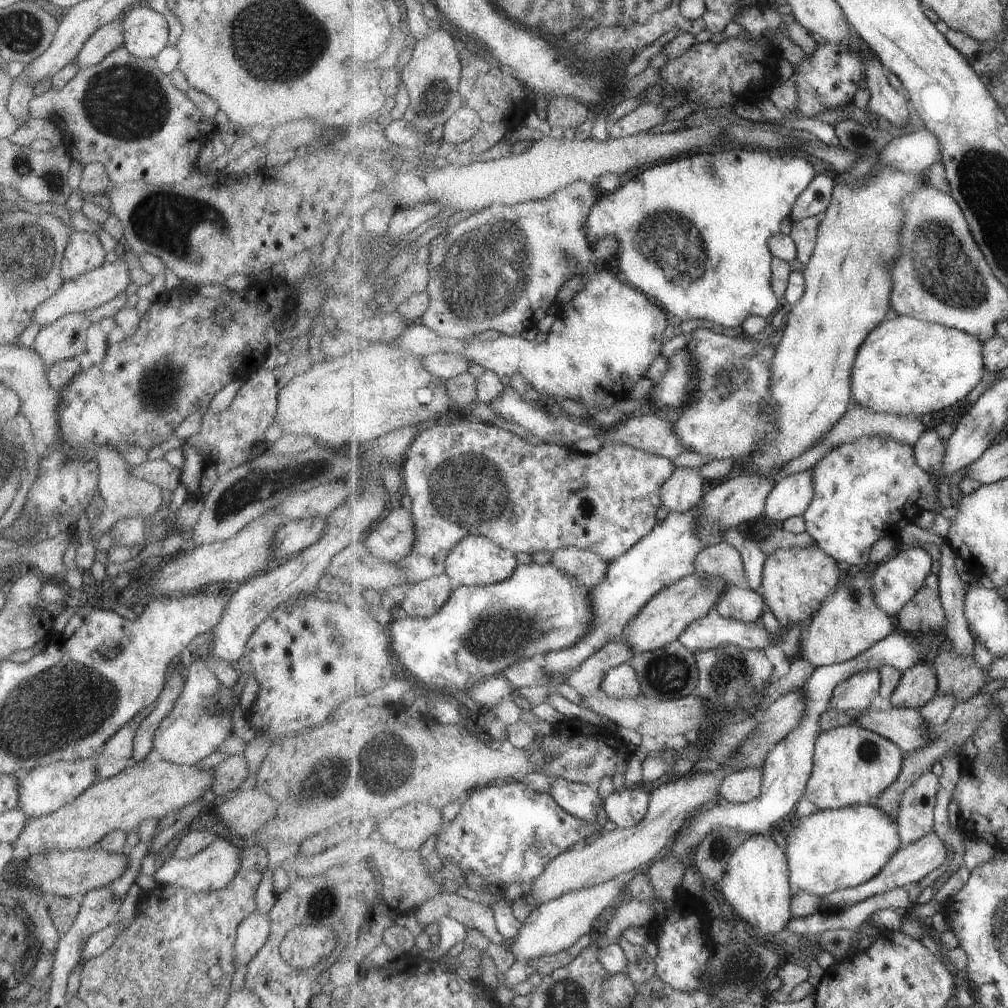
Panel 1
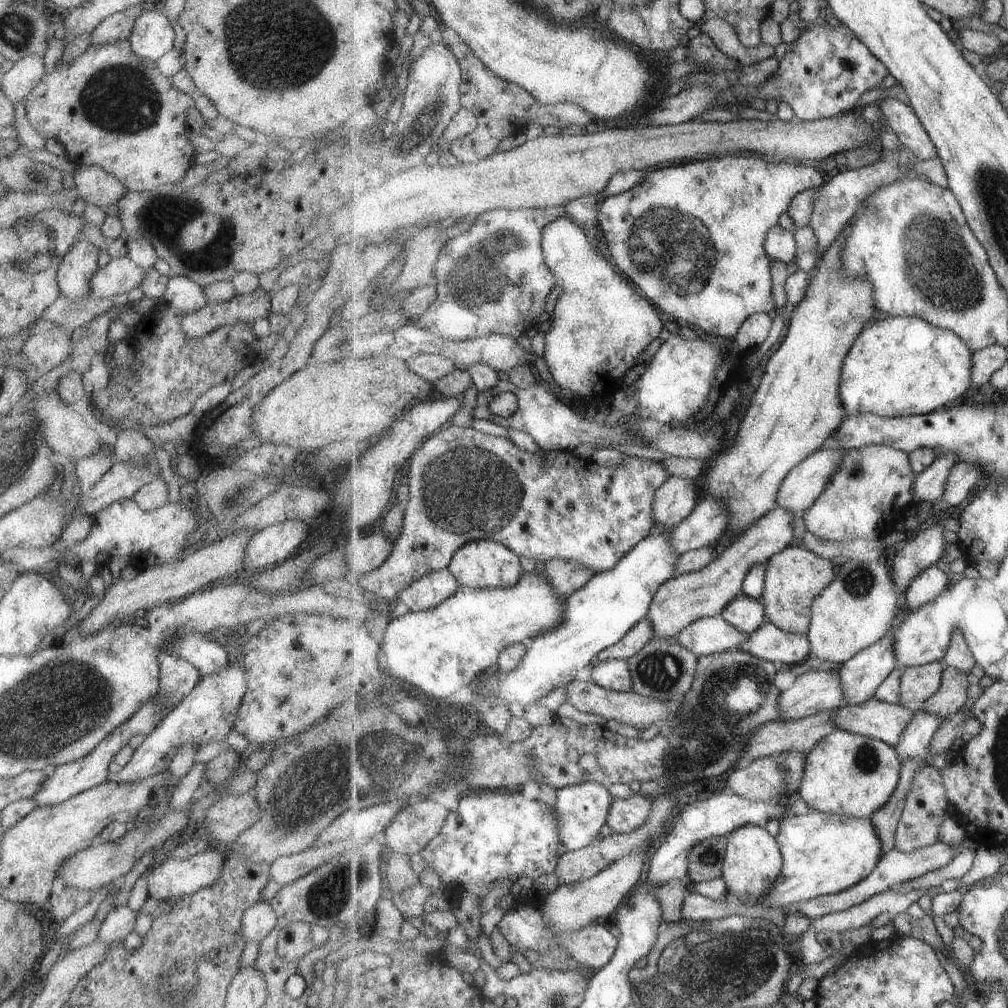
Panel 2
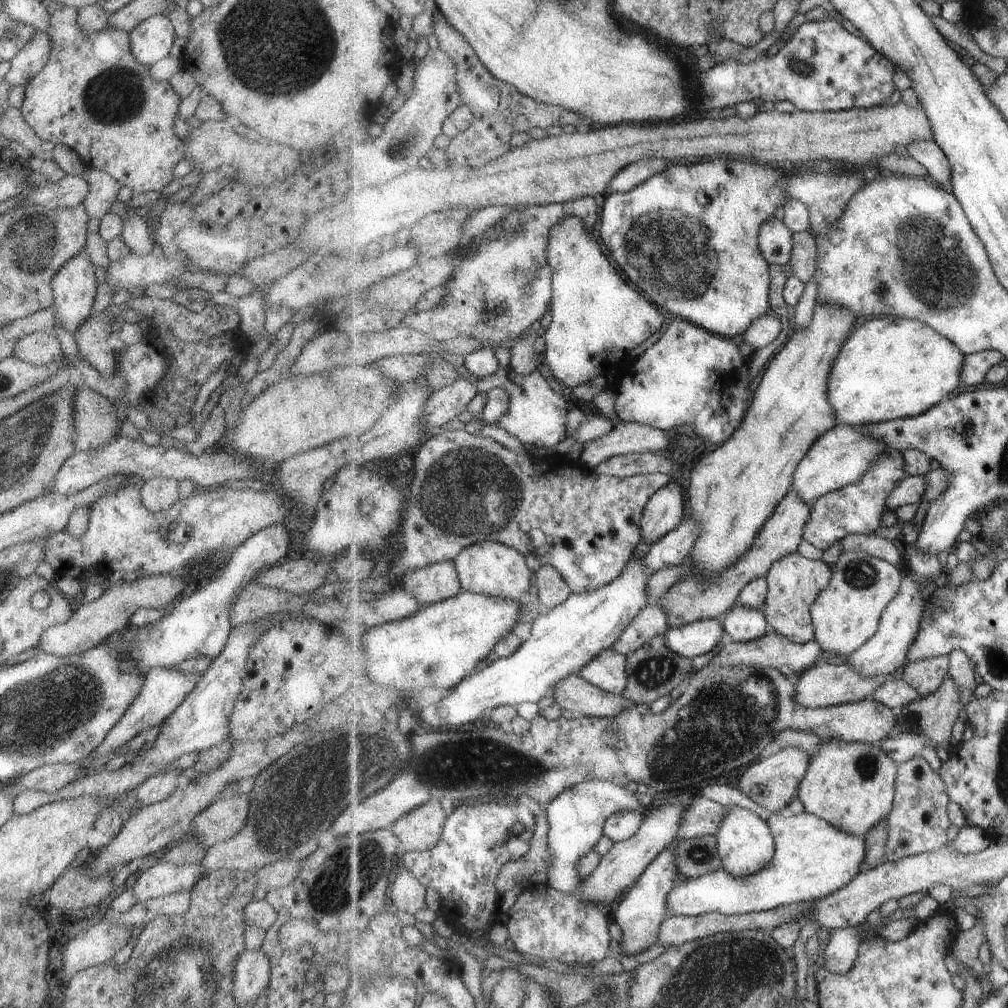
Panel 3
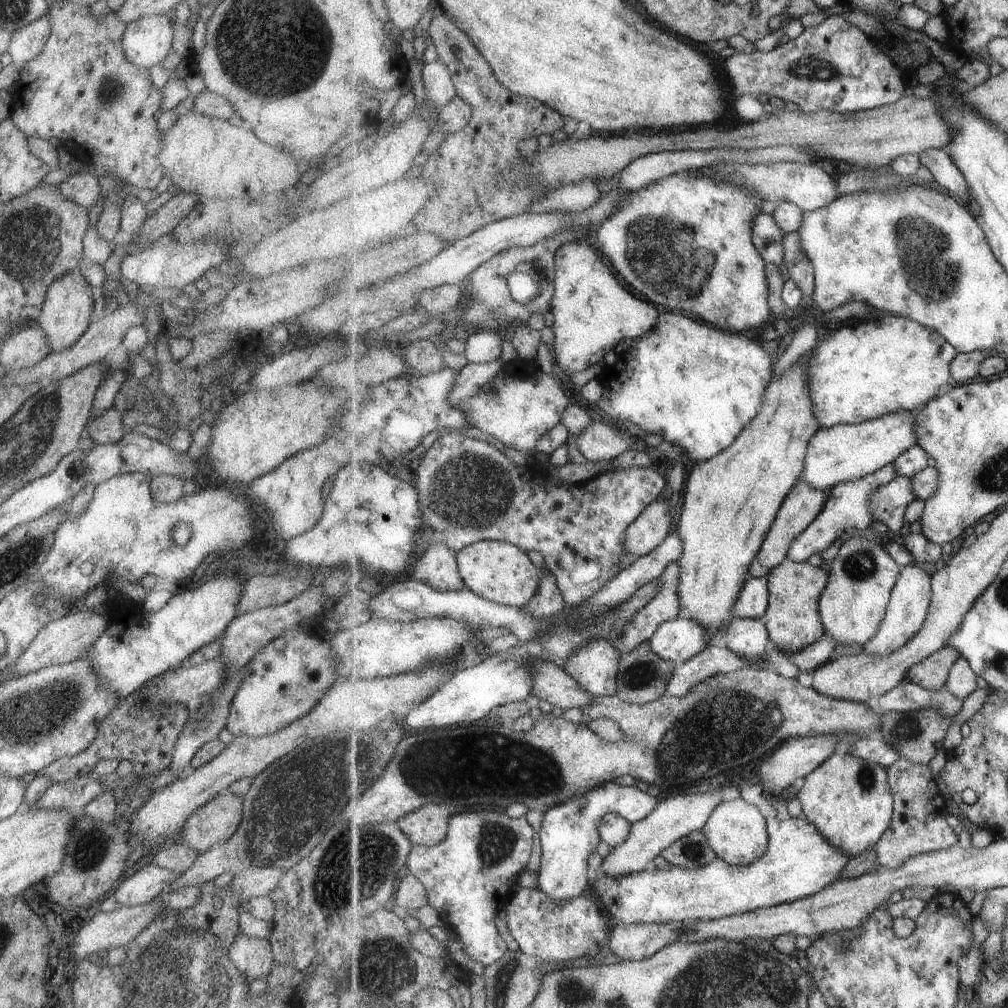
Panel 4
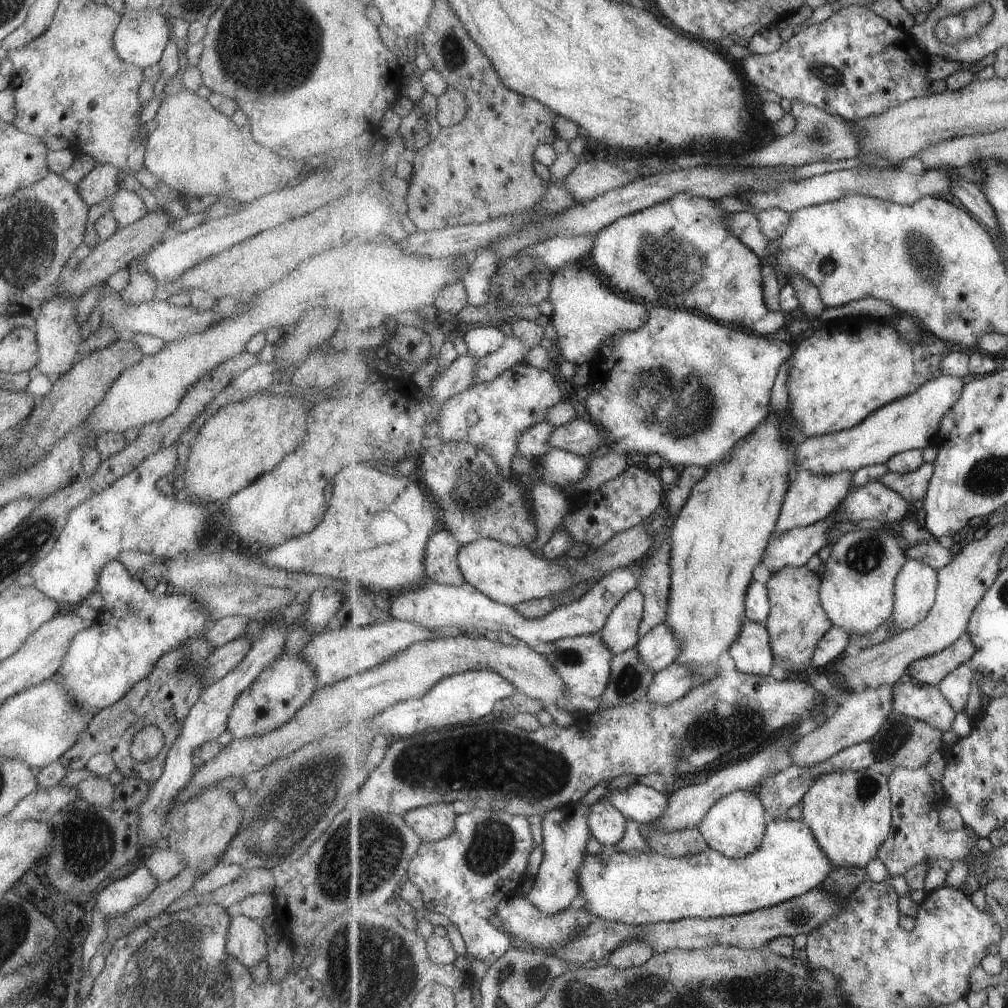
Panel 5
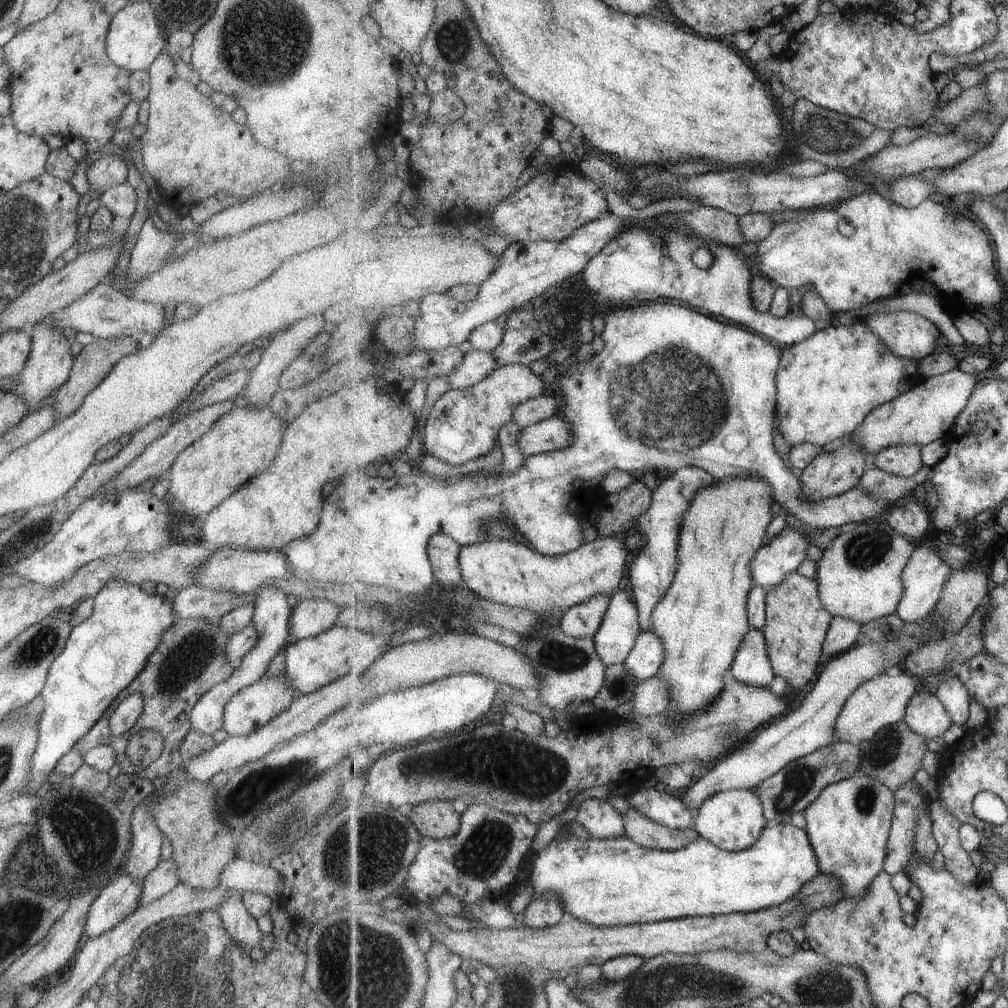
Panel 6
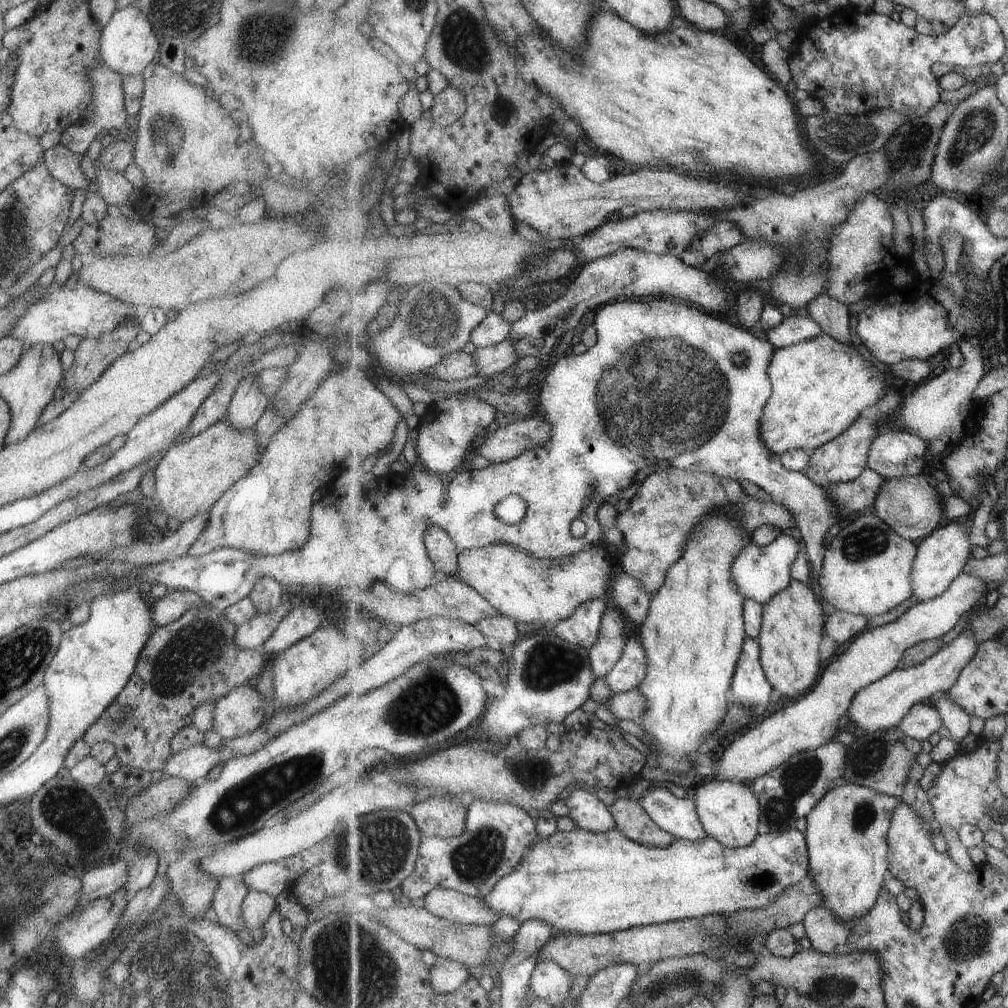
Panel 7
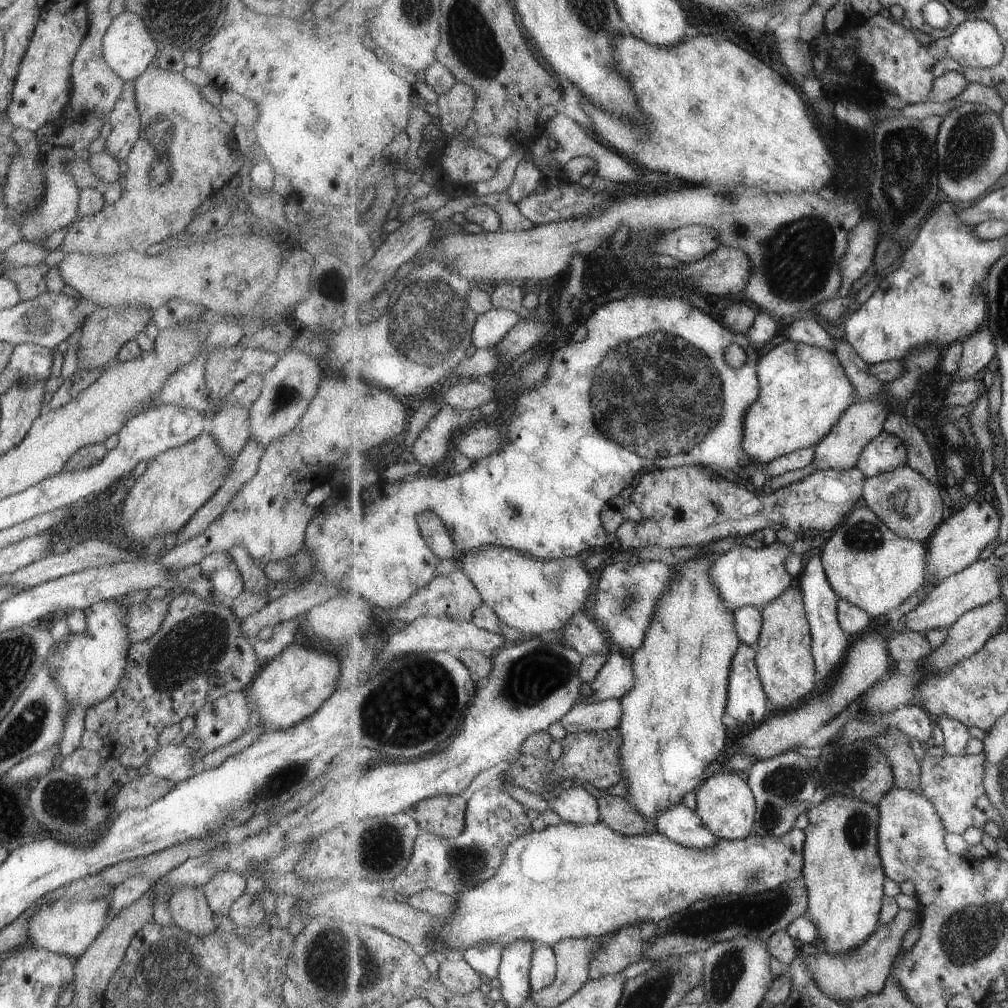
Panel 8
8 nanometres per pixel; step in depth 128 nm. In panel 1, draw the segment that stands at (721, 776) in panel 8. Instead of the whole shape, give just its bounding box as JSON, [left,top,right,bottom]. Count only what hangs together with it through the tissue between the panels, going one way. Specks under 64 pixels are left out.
[720,834,793,935]

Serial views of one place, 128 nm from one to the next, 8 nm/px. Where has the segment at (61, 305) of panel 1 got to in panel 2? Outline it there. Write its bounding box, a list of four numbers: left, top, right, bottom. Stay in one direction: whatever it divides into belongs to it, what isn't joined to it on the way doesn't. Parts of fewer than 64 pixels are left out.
[89,256,143,299]

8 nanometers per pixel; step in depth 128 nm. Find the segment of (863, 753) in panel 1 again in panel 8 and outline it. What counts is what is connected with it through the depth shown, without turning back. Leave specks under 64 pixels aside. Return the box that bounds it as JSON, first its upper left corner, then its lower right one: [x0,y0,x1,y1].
[804,796,888,954]

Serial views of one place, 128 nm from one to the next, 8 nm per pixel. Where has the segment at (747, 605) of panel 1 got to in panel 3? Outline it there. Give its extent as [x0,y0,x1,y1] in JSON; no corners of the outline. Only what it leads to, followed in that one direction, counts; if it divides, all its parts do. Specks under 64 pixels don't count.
[722,604,771,642]

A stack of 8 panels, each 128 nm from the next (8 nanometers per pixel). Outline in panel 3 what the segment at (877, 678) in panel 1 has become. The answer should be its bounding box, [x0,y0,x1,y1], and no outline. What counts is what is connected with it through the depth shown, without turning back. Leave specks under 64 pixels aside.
[846,573,927,678]

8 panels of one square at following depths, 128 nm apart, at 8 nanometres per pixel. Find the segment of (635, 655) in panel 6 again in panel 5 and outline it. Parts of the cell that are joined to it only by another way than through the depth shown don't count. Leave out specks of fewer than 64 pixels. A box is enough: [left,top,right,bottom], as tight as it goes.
[636,622,681,673]

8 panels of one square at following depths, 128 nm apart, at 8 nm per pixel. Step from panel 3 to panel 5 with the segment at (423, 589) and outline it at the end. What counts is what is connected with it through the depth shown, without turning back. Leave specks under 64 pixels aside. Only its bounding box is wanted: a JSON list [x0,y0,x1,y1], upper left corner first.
[425,529,466,586]

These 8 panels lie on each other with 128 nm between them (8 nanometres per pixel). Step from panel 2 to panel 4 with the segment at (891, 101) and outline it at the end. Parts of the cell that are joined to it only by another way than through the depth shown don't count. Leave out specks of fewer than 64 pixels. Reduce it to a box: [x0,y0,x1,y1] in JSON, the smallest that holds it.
[919,149,971,204]

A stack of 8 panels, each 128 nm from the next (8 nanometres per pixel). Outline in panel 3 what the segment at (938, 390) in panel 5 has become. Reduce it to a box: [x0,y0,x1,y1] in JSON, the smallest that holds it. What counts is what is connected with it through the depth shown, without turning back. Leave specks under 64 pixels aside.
[792,424,890,505]

